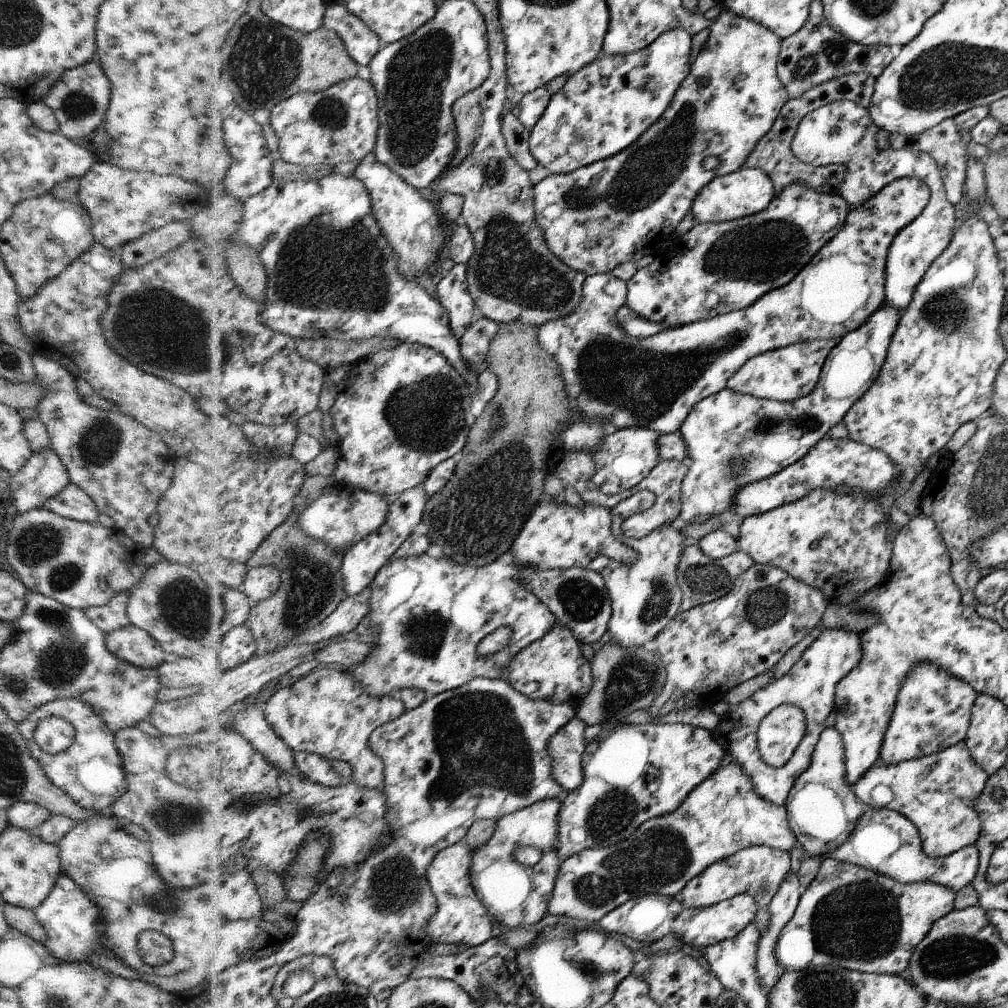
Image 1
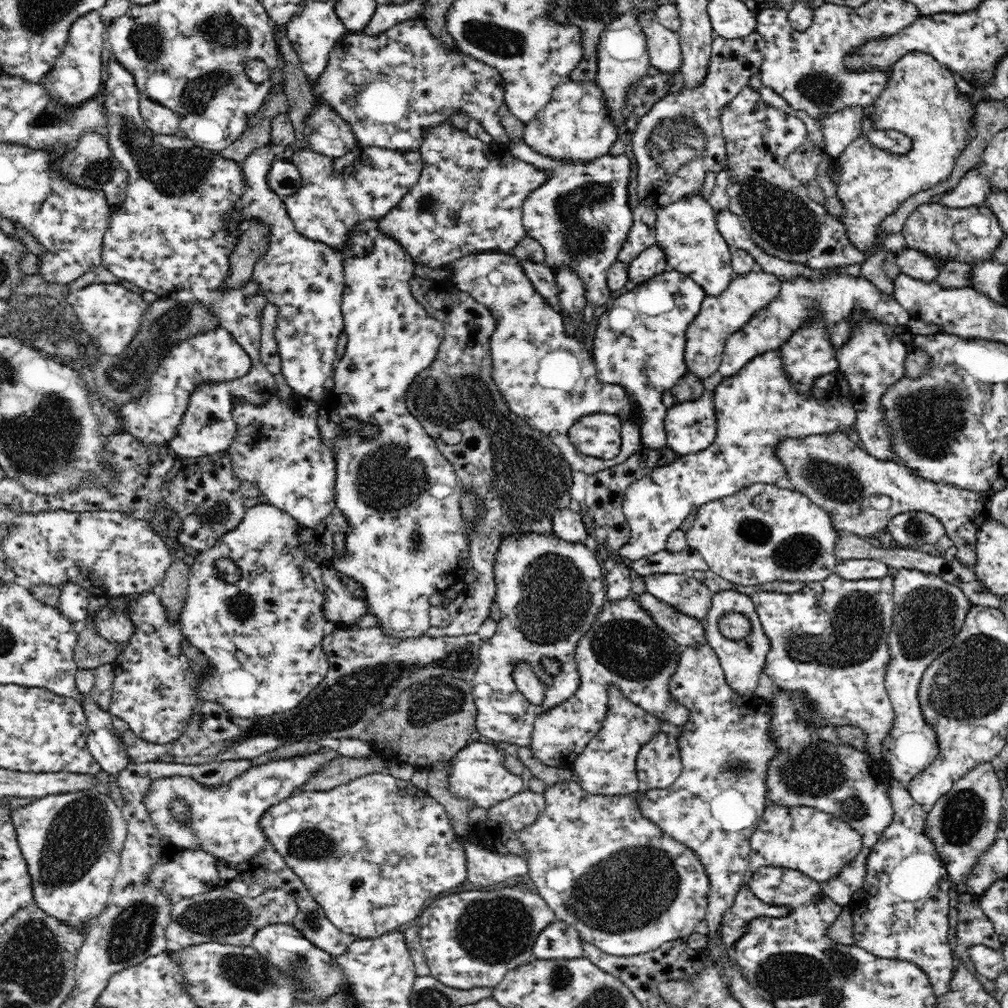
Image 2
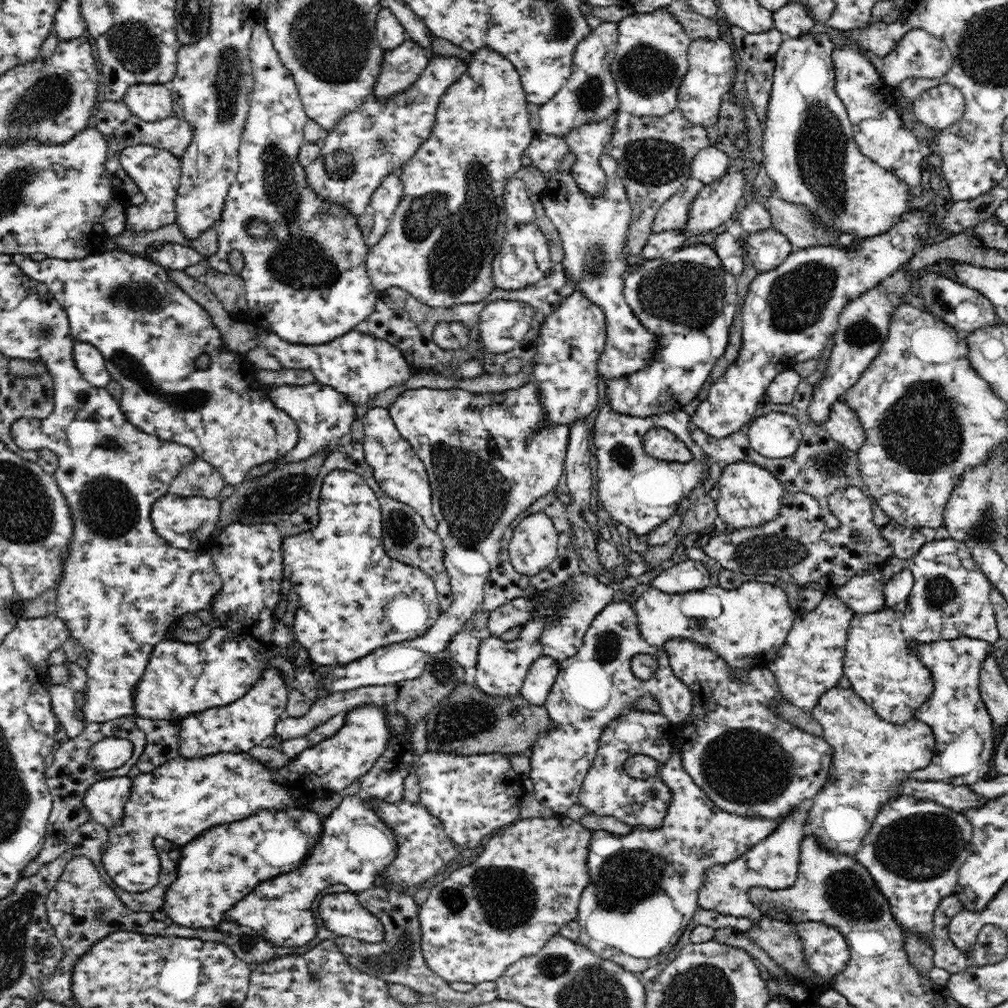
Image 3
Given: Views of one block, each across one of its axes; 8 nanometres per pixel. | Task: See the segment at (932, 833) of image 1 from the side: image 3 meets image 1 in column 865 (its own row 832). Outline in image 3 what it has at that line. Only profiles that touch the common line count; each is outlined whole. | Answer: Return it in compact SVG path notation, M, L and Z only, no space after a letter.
M807 803L795 807L786 815L785 821L778 829L750 847L740 858L726 864L716 864L703 872L703 885L699 890L697 903L700 907L716 910L723 915L742 916L752 919L752 926L762 918L763 914L754 906L747 896L750 887L765 886L768 889L790 888L796 882L798 864L800 862L799 846L802 837L807 833L806 820L808 816Z

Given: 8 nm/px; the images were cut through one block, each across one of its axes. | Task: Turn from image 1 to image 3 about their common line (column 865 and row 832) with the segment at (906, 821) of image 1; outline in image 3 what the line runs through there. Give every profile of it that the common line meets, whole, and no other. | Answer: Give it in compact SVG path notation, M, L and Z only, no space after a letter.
M838 686L828 690L818 698L818 704L810 712L822 726L826 742L834 747L834 756L830 768L830 781L826 782L820 793L807 805L806 829L808 833L814 834L826 849L854 857L878 810L882 810L882 806L886 806L891 798L898 796L898 782L908 779L913 770L920 770L930 764L936 746L935 735L928 724L917 719L906 724L886 722L854 692L852 687L844 689Z

